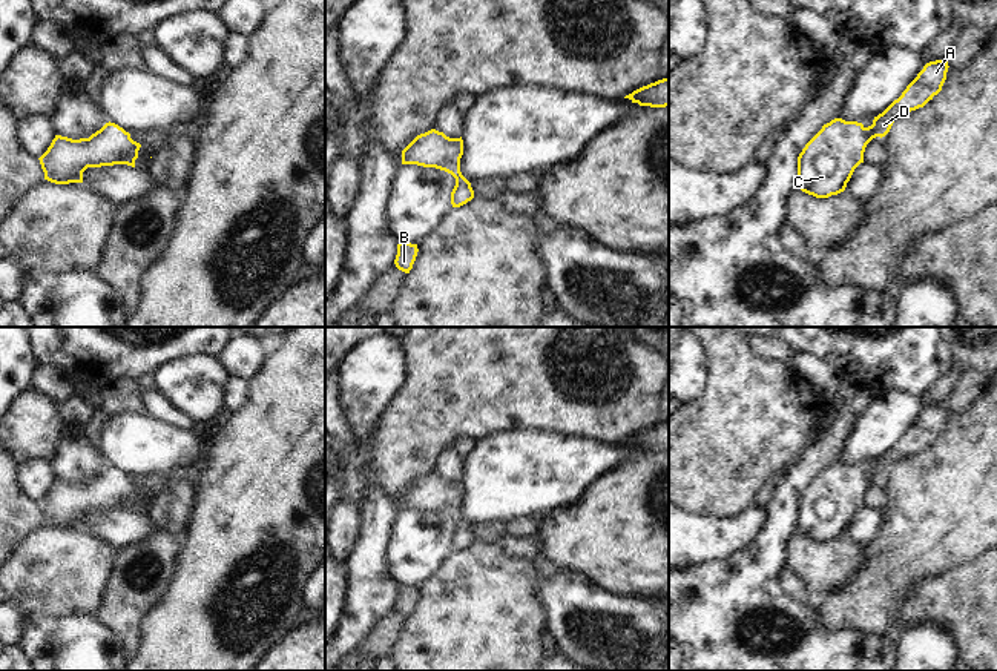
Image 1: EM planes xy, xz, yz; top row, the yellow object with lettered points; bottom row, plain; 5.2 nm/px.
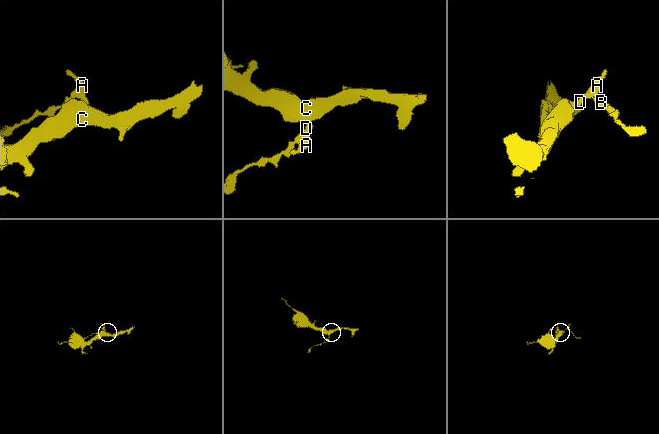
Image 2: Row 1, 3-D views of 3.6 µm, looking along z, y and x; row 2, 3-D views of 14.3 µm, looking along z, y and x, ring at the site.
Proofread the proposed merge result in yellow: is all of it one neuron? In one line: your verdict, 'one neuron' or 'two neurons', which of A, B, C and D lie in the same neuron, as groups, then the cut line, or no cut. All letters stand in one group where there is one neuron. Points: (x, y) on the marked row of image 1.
one neuron; groups A B C D; cut none

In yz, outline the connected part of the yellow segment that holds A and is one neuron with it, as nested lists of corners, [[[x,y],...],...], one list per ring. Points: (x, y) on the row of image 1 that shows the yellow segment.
[[[946,60],[930,61],[907,86],[902,95],[894,100],[882,114],[874,117],[873,124],[865,127],[857,121],[834,118],[805,144],[798,157],[798,189],[816,198],[828,198],[845,190],[854,169],[864,163],[867,144],[876,137],[885,137],[894,120],[907,112],[923,107],[934,95],[942,91],[948,72]]]

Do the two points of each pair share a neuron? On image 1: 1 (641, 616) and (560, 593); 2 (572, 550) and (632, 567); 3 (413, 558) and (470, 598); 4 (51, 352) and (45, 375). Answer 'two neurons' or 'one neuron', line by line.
1: one neuron
2: one neuron
3: two neurons
4: two neurons

